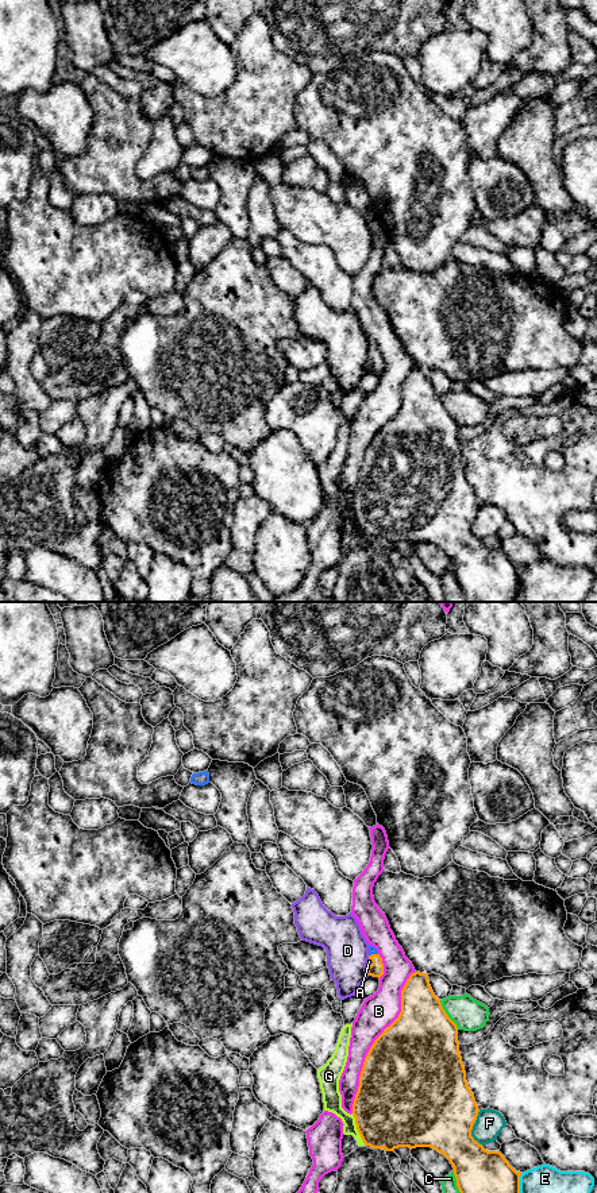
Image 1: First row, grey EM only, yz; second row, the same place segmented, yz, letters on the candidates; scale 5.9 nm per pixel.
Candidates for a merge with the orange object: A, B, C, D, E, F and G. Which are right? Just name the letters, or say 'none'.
A

